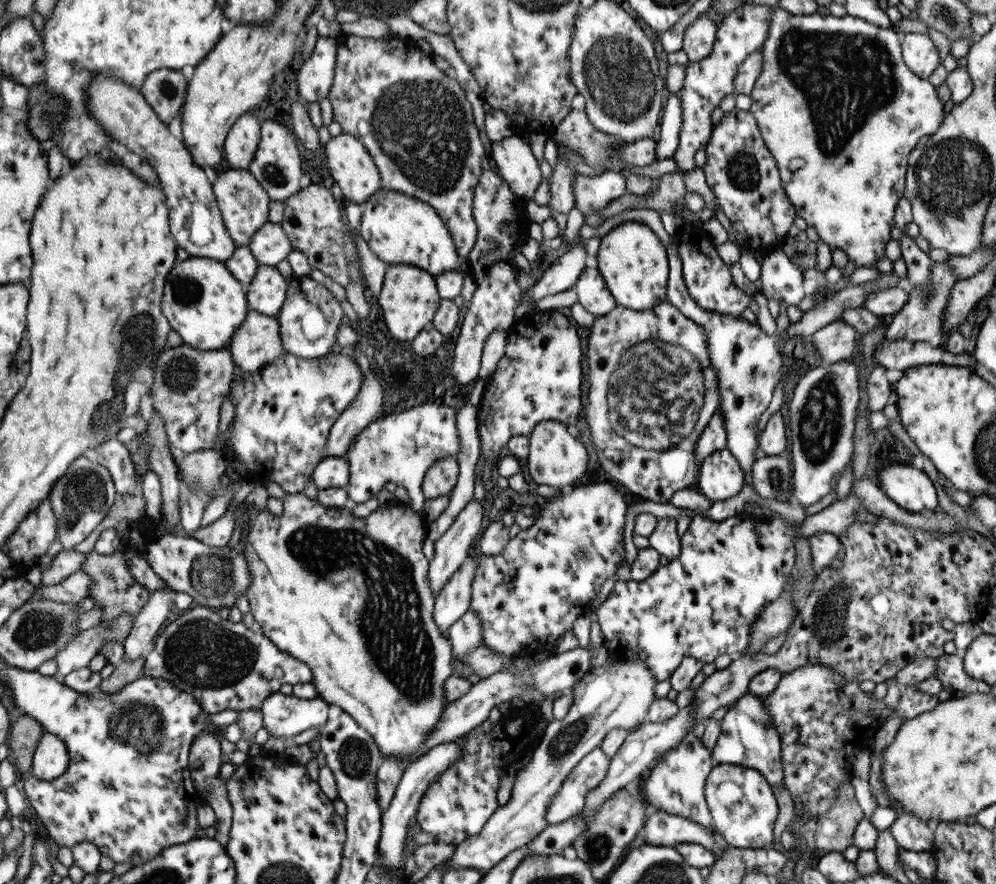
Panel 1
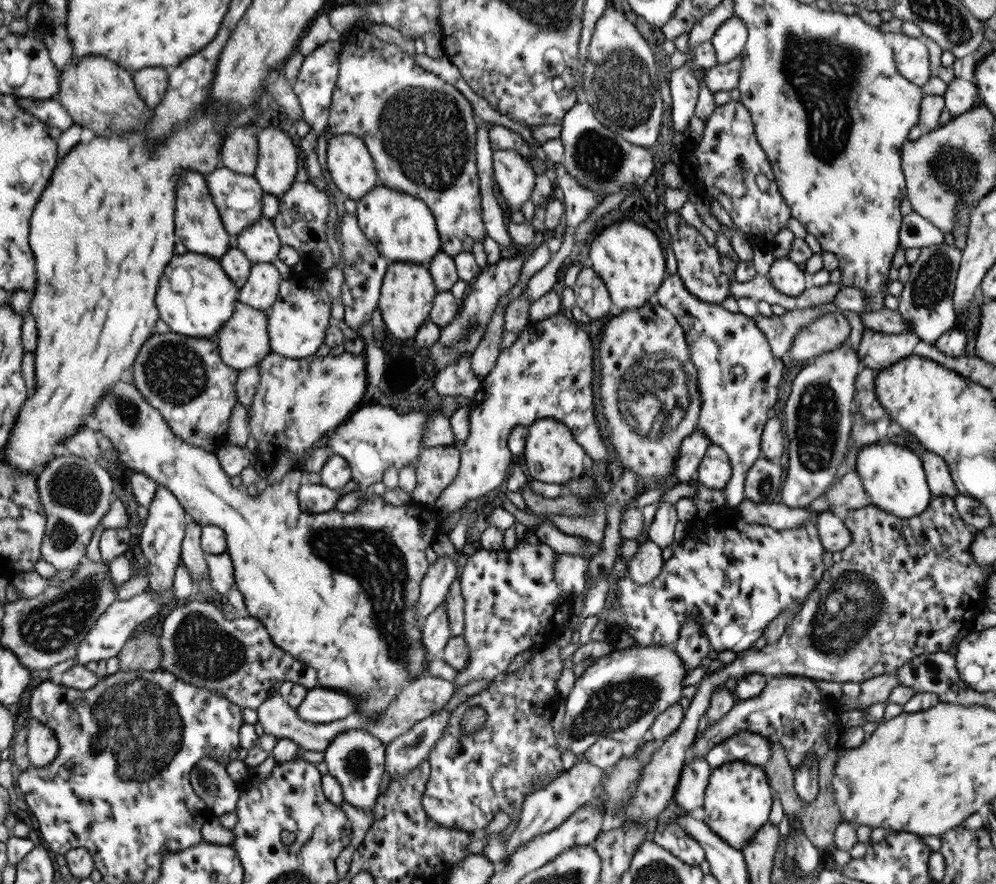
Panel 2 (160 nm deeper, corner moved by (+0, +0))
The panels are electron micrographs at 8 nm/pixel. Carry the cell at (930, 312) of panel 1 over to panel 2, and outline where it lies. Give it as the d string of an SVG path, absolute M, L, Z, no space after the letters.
M947 242L919 249L919 256L909 265L909 276L903 283L898 296L896 311L912 328L910 332L917 335L923 342L933 344L934 340L946 330L956 327L957 318L953 312L952 290L956 272L958 271L961 254Z

